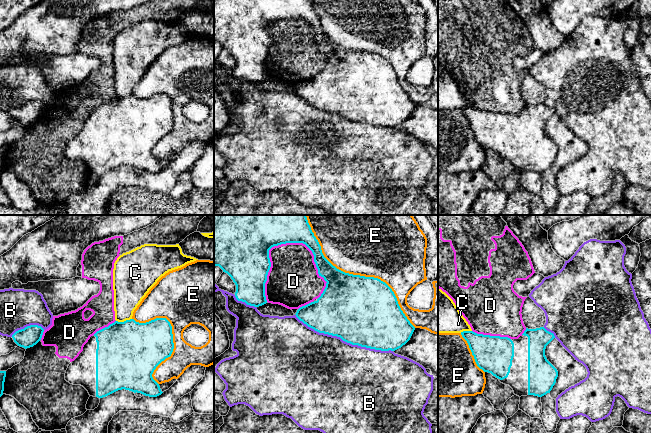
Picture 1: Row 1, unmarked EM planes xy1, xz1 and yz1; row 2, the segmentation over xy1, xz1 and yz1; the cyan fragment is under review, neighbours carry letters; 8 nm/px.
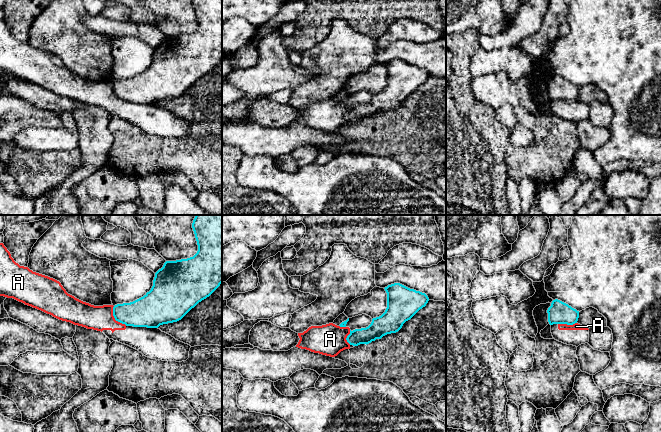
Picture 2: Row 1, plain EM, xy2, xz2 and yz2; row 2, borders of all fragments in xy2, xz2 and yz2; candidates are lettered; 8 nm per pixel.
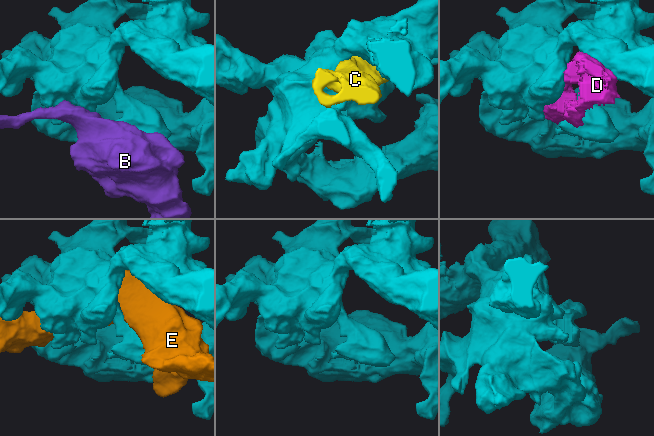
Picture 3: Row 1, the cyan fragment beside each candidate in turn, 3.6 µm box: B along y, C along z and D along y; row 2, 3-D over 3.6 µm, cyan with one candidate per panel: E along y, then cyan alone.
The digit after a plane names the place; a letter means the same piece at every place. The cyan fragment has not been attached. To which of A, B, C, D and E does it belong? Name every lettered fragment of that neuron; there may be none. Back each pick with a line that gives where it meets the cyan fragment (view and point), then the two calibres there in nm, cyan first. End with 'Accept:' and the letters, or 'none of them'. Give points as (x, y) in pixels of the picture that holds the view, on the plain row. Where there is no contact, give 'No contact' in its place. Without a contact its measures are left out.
Accept: none of them

